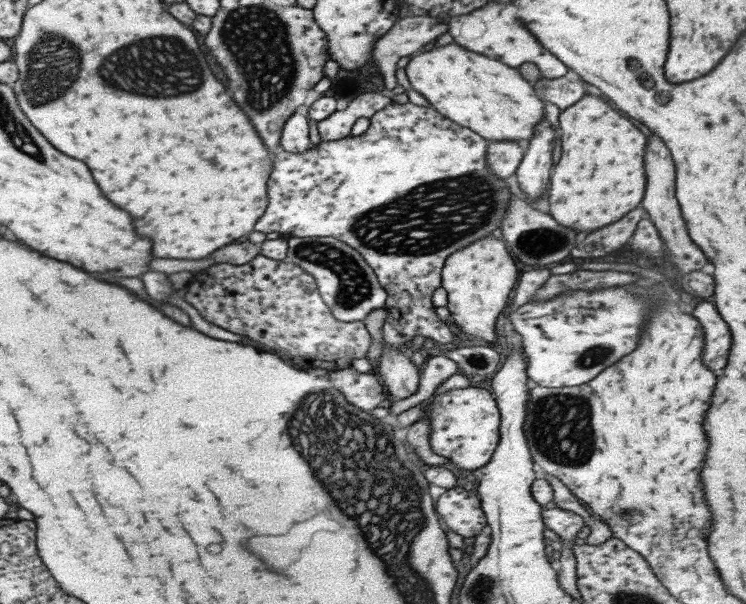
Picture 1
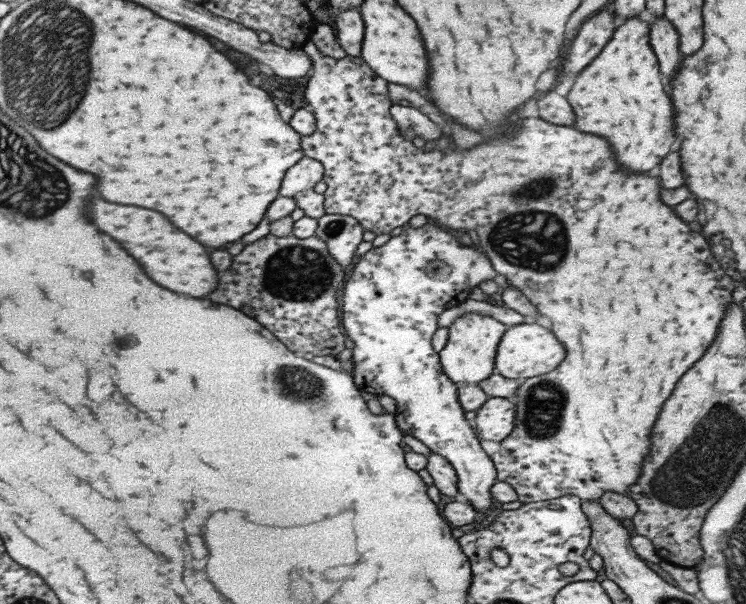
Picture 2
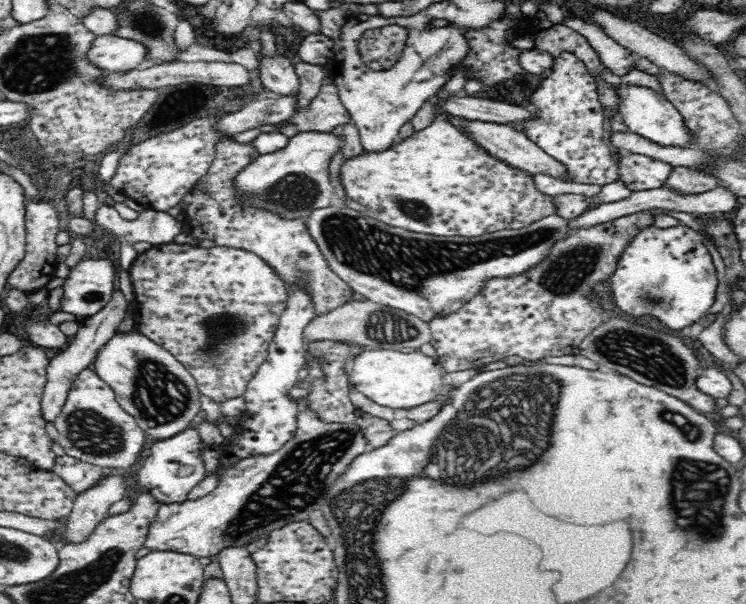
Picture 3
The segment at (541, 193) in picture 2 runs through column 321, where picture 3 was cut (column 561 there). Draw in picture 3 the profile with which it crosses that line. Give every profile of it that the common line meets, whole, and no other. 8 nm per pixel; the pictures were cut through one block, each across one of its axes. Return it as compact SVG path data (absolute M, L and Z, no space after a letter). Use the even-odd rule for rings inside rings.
M568 51L560 53L552 62L552 72L550 76L542 80L538 88L531 94L530 98L533 118L524 124L526 137L535 142L545 153L556 158L568 168L568 179L578 182L578 184L596 184L604 186L610 182L623 182L632 191L650 190L665 186L668 175L672 173L674 167L670 164L654 160L642 154L623 153L623 163L618 163L612 157L612 150L602 141L603 106L600 103L597 86L594 76L588 71L584 61Z

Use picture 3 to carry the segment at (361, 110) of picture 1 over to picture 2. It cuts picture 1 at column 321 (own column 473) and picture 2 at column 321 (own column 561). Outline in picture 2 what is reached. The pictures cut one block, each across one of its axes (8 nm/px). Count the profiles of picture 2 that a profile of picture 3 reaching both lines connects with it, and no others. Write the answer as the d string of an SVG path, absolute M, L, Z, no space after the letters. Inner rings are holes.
M302 157L299 162L288 170L279 195L294 197L296 205L304 210L306 216L319 219L324 216L324 195L316 193L314 186L323 180L324 166L315 158Z

